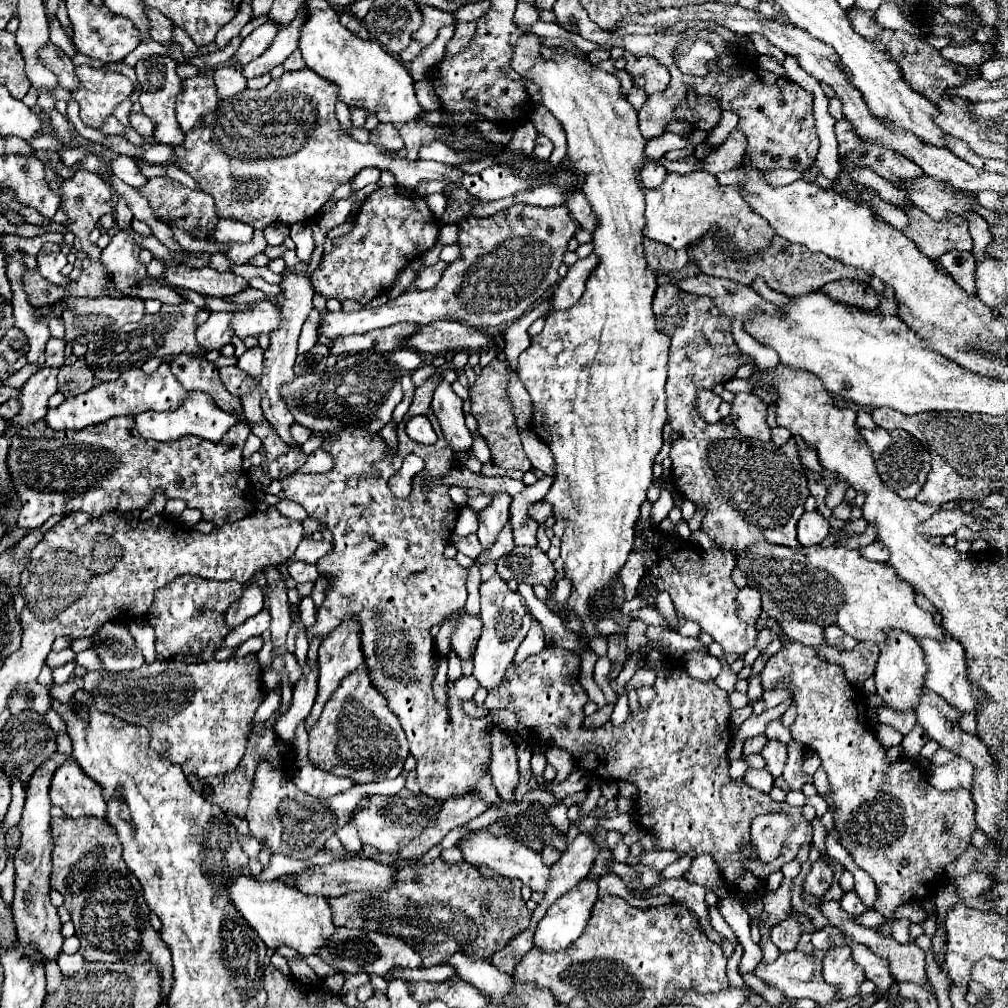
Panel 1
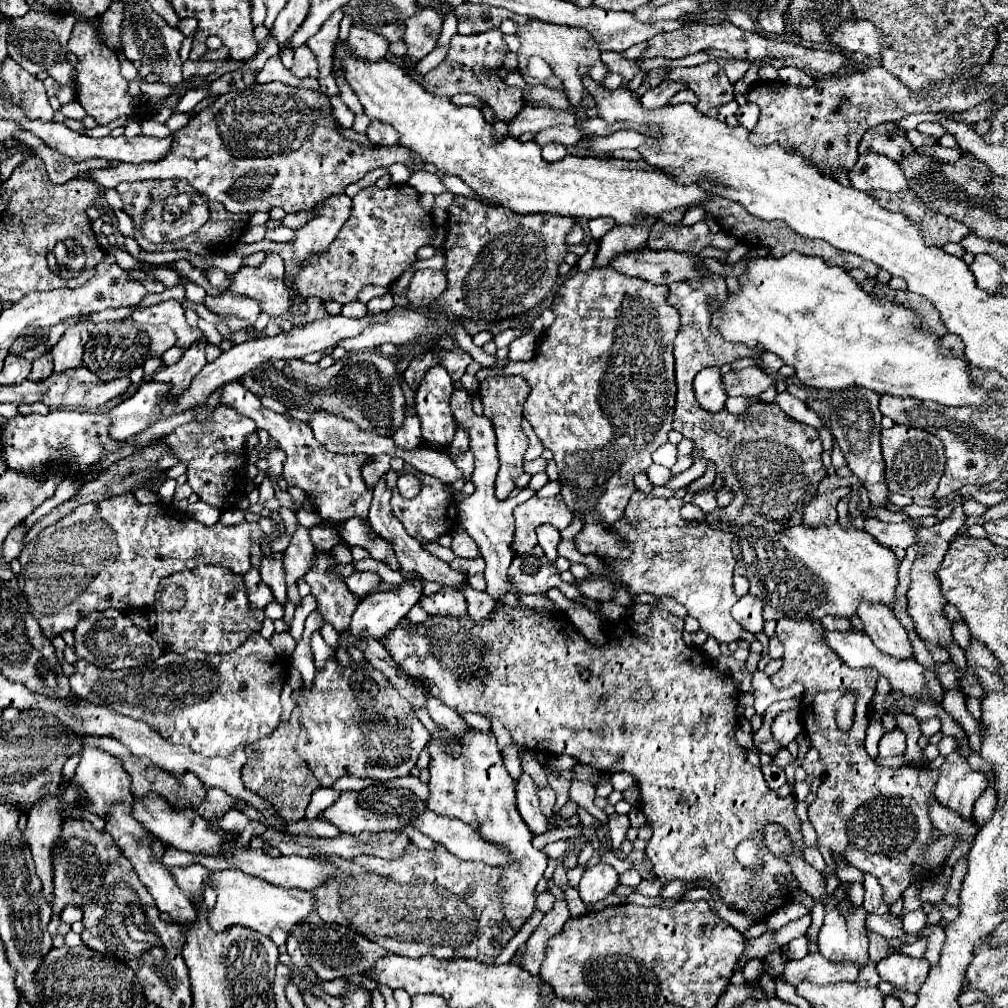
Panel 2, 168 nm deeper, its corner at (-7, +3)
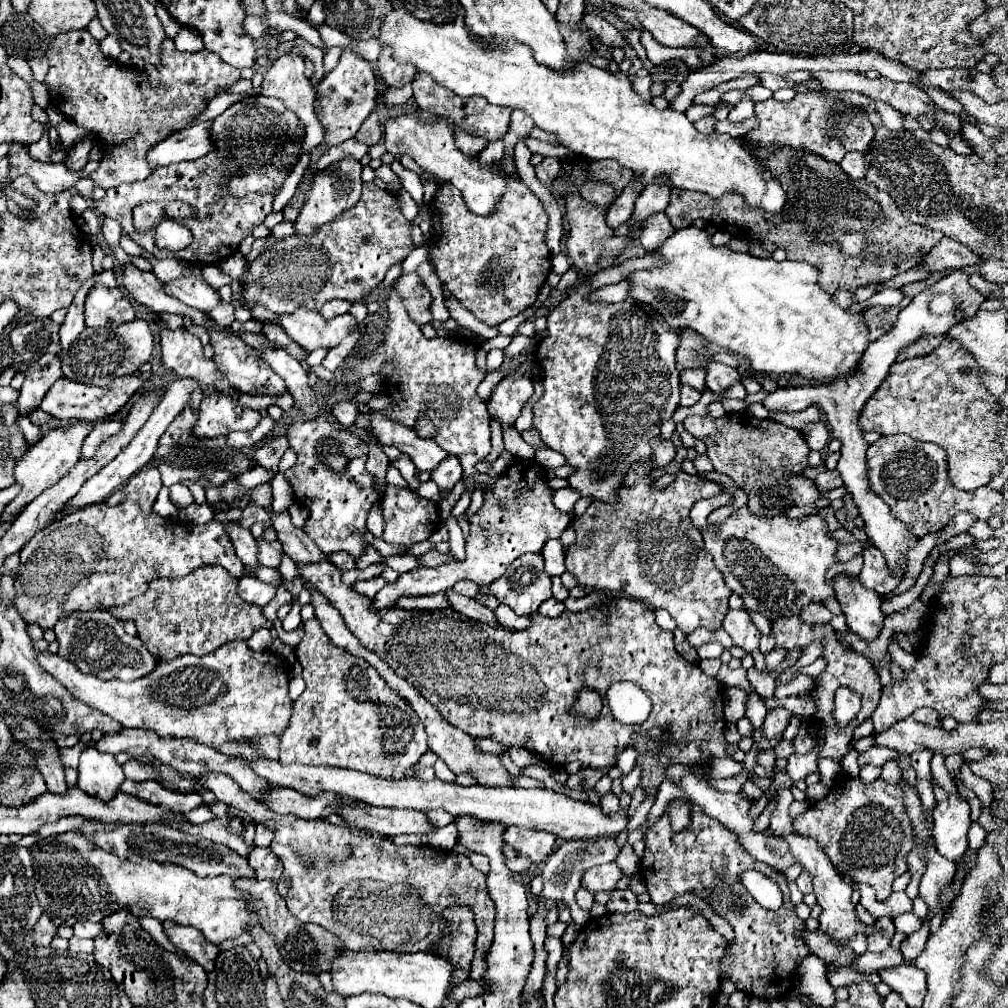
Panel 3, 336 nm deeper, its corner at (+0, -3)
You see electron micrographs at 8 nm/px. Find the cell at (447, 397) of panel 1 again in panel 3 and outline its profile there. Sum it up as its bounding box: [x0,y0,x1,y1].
[431,455,463,493]

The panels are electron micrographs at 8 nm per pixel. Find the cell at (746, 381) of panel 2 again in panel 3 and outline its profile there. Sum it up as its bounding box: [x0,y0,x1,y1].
[705,361,741,393]

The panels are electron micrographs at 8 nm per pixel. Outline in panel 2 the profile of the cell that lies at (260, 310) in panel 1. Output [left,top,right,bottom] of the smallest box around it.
[204,291,262,327]

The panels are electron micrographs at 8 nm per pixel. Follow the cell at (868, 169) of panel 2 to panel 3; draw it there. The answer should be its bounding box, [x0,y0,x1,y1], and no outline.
[839,153,865,179]

